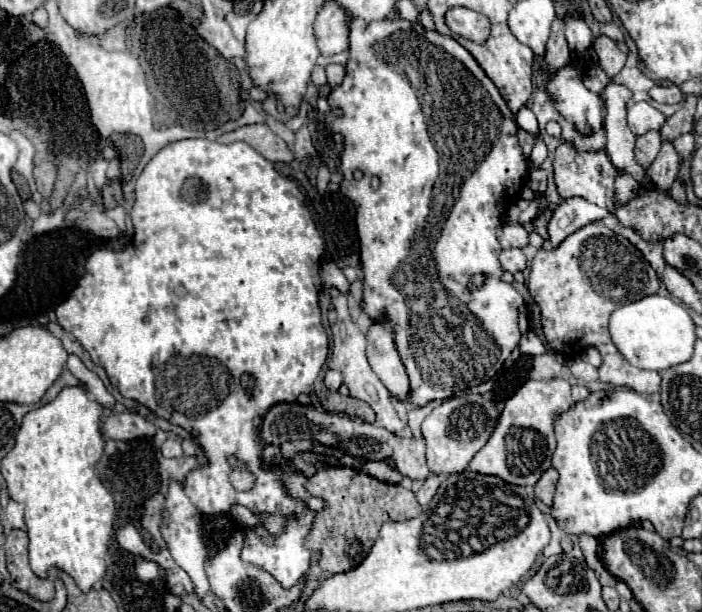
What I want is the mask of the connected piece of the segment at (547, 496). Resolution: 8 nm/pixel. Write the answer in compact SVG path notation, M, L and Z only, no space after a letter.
M549 468L549 470L539 478L539 482L535 484L535 498L539 498L541 502L545 502L547 506L551 506L557 480L559 480L557 470L555 470L555 468Z

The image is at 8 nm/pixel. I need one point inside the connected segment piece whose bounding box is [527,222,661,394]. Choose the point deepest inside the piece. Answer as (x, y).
(577, 286)

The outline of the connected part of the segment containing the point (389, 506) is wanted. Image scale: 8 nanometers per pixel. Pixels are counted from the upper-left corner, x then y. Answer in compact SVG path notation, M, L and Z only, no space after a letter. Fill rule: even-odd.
M319 464L317 474L309 478L307 490L327 502L327 508L317 512L315 528L305 538L305 546L309 550L321 550L323 576L345 572L347 568L359 564L359 560L371 550L383 522L405 522L421 514L421 504L415 500L411 490L399 484L379 482L373 476L353 468L327 468Z

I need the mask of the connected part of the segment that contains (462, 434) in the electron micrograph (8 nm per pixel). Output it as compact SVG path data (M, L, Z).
M467 394L461 398L447 398L423 422L423 438L427 444L427 466L435 474L459 474L471 458L489 440L501 408L485 394Z

